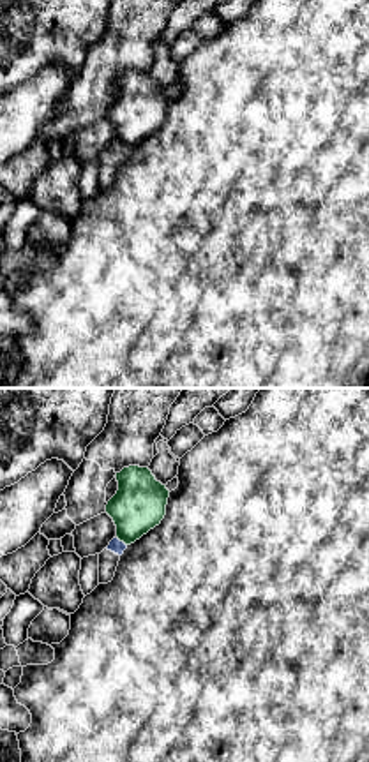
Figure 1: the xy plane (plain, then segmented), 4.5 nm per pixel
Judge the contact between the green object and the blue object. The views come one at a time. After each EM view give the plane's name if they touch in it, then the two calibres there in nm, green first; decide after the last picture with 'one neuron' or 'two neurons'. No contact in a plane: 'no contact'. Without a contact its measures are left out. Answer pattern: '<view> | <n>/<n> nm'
xy | 240/70 nm

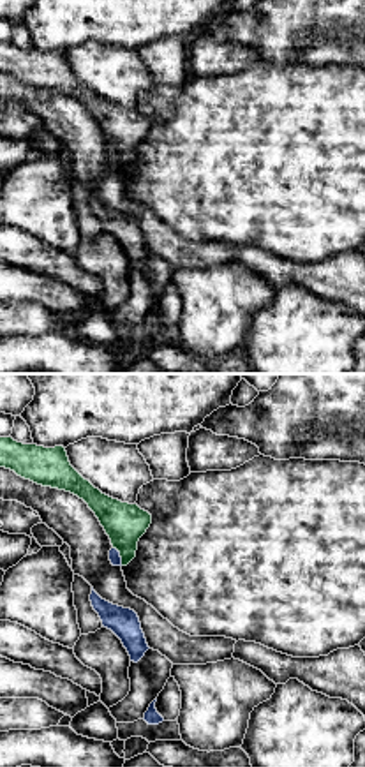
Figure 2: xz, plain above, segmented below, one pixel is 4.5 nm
xz | 180/50 nm

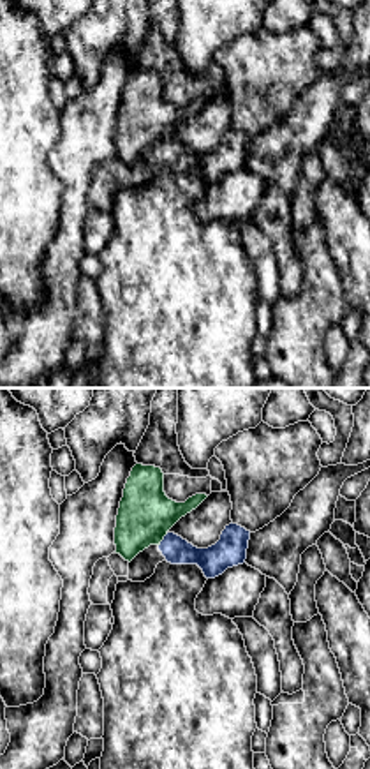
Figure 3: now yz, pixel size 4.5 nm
yz | 260/130 nm

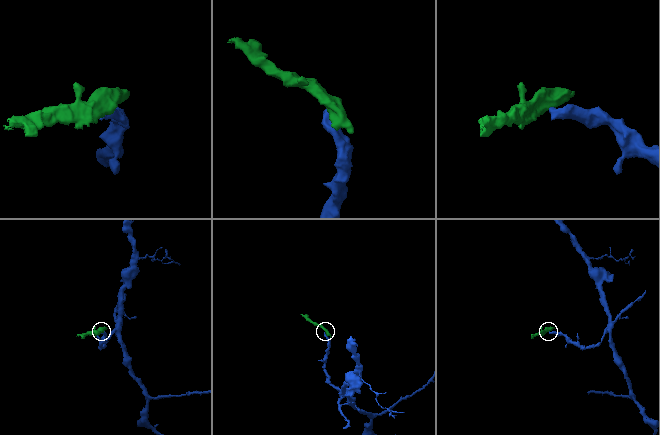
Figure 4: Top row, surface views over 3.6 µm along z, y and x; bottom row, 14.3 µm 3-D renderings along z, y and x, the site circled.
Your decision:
two neurons

